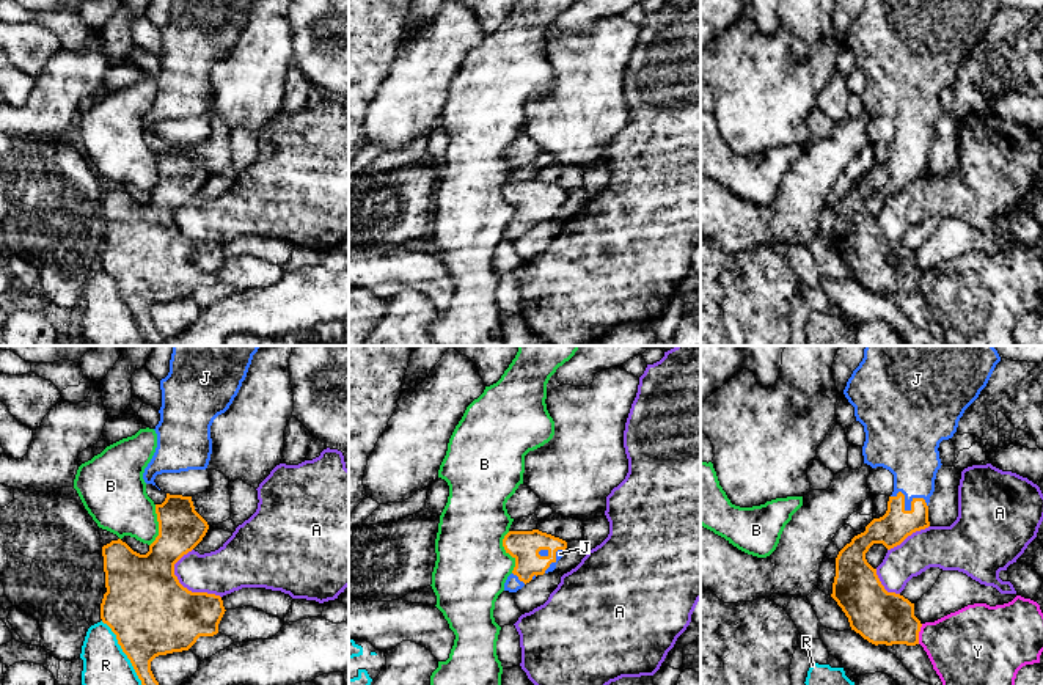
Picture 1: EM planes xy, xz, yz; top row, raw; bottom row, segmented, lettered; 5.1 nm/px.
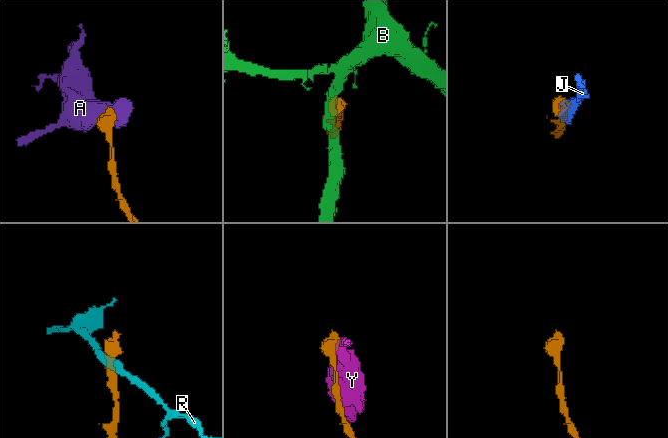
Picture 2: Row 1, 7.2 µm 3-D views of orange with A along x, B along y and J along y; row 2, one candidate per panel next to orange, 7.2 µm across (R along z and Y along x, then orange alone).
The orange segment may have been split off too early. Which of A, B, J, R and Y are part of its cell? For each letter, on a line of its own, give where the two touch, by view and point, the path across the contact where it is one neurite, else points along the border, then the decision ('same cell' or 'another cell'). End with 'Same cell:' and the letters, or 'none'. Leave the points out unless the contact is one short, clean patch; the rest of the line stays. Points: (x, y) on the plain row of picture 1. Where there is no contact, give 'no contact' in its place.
A: contact xy (190, 239); another cell
B: contact xz (506, 200); another cell
J: contact yz (908, 159); way yz (896, 173), (908, 159), (913, 135), (913, 110); same cell
R: contact xy (128, 305); another cell
Y: contact yz (918, 282); another cell
Same cell: J

